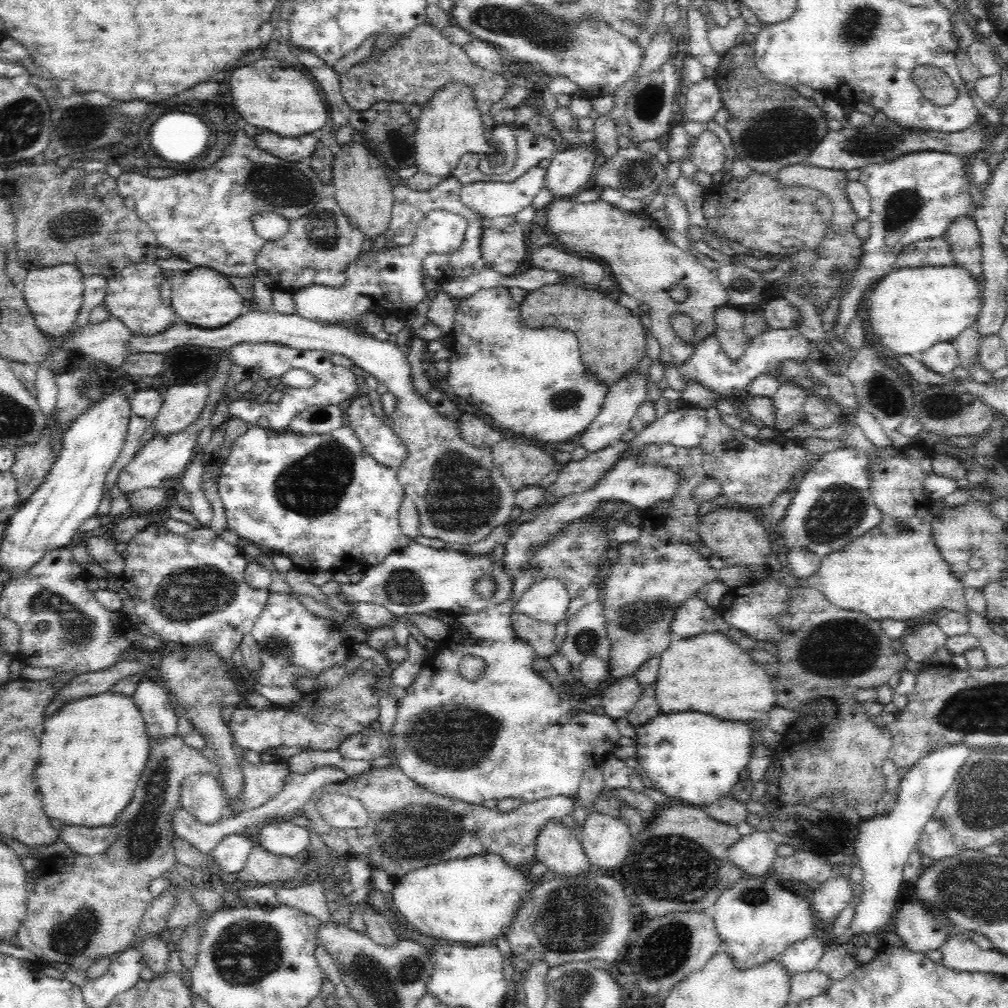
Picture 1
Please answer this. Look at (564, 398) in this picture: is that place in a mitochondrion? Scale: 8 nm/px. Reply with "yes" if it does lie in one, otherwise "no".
yes

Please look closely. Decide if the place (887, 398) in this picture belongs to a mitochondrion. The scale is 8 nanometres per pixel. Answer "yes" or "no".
yes

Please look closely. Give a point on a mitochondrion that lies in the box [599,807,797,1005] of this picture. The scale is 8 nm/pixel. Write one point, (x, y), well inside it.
(686, 871)

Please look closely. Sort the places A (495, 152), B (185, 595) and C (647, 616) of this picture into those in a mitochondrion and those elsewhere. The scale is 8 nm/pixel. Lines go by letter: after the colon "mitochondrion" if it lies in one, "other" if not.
A: other
B: mitochondrion
C: mitochondrion

